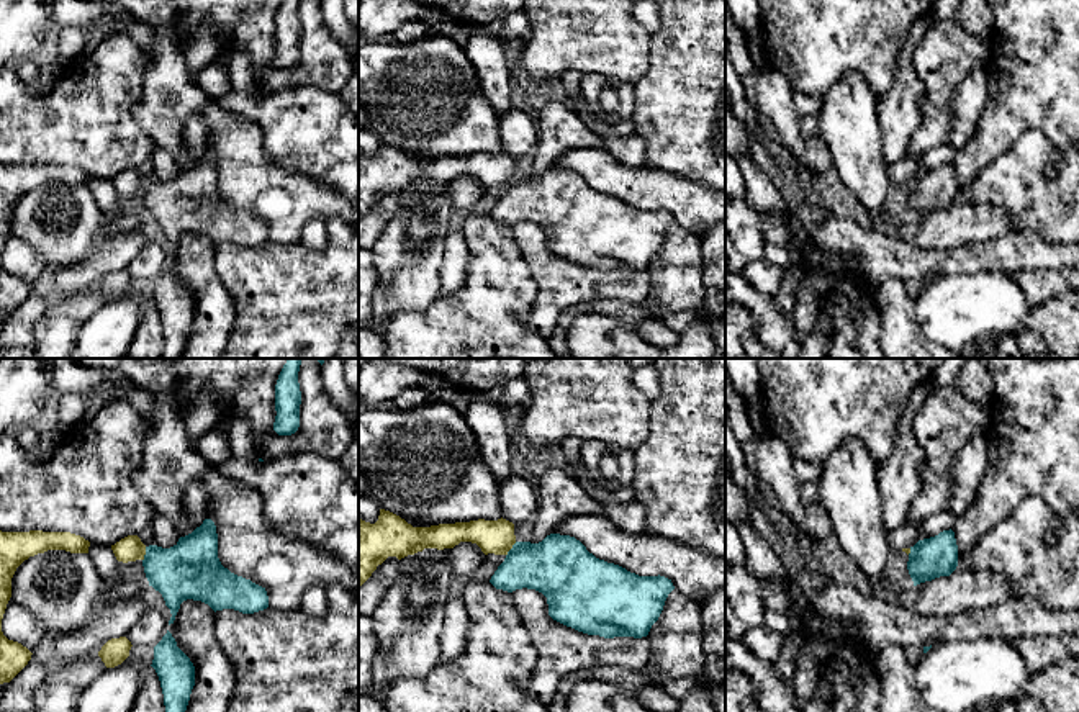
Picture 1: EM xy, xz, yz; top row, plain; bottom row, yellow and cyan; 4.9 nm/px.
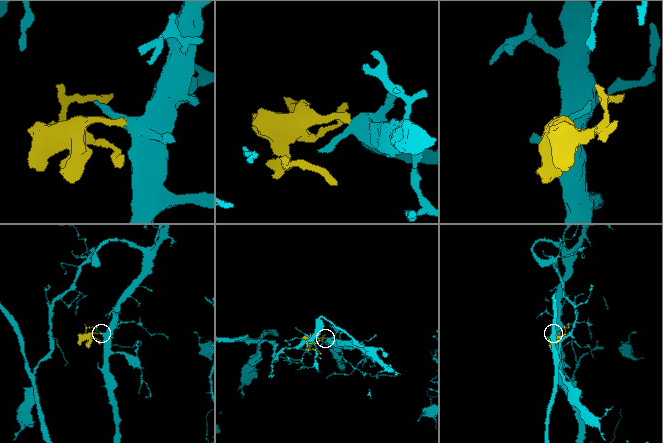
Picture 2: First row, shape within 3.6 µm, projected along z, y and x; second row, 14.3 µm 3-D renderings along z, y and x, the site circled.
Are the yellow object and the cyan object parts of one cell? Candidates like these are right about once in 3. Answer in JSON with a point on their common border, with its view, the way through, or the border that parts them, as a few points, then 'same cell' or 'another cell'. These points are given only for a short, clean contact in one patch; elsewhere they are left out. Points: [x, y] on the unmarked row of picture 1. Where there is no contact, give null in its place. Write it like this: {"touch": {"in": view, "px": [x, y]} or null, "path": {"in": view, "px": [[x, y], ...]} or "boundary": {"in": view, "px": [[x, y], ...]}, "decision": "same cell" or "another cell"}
{"touch": {"in": "xy", "px": [144, 187]}, "boundary": {"in": "xy", "px": [[146, 180], [143, 193]]}, "decision": "another cell"}

